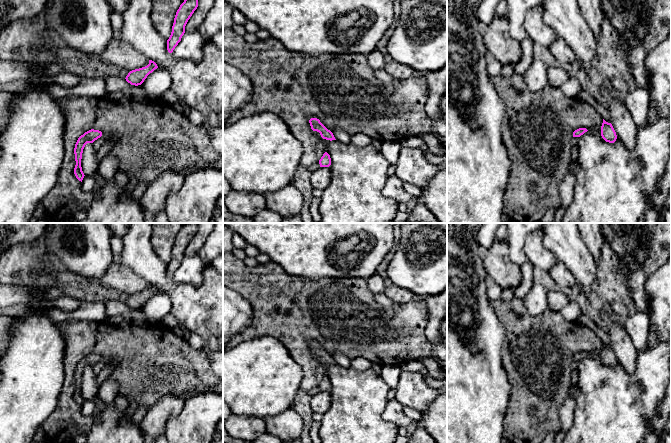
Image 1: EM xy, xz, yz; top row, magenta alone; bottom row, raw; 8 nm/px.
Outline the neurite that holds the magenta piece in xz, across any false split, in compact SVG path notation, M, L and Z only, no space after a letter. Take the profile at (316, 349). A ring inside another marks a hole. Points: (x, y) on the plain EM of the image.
M311 342L309 344L309 347L310 347L310 350L311 350L311 353L313 355L317 355L320 357L321 361L323 363L326 363L326 364L336 364L333 357L328 354L321 346L319 343L317 342Z

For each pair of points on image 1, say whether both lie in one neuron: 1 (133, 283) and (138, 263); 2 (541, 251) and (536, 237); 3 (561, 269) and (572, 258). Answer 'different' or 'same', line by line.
1: different
2: same
3: different

